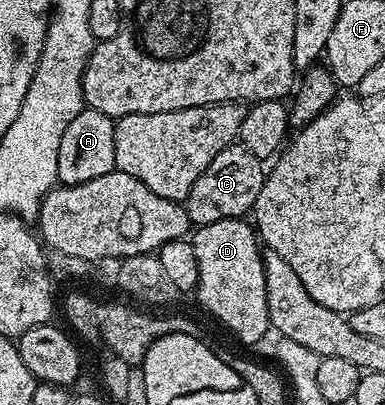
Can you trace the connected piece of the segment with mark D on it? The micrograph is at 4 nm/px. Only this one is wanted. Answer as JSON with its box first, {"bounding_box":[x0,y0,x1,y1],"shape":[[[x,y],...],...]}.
{"bounding_box":[190,217,266,348],"shape":[[[243,217],[215,220],[191,231],[190,241],[197,257],[198,278],[194,297],[233,334],[250,348],[266,332],[266,280],[262,246],[251,221]]]}

